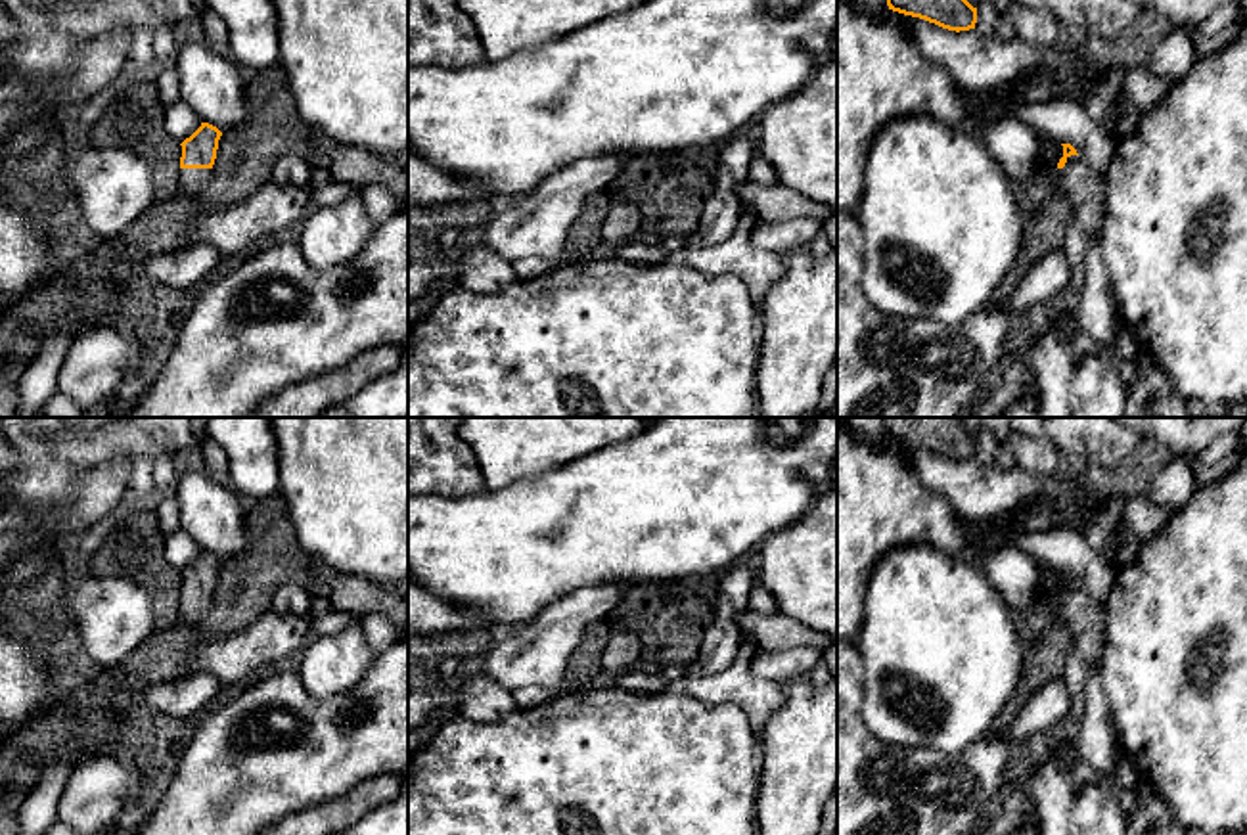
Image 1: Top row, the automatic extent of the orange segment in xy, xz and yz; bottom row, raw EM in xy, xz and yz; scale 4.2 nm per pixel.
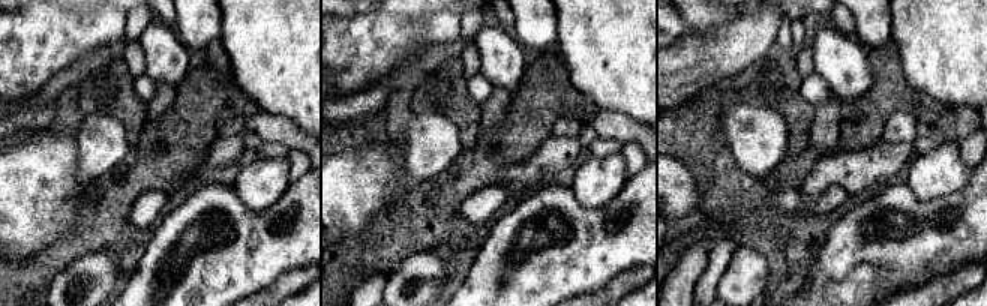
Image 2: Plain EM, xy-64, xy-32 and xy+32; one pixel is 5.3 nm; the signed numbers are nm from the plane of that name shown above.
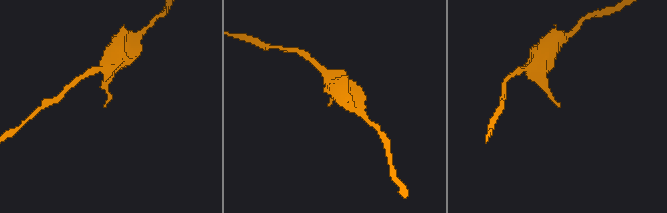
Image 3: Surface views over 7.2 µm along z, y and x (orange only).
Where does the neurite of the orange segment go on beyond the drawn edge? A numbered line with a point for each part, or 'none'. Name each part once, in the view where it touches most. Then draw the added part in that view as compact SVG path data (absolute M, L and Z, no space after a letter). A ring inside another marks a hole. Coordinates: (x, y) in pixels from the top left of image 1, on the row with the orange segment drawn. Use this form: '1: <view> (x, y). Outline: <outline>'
1: xy (190, 180). Outline: M180 169L178 172L178 192L188 195L201 195L213 176L213 169Z

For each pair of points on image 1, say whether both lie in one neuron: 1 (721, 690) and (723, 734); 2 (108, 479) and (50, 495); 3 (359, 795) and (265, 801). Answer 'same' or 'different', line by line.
1: different
2: different
3: different

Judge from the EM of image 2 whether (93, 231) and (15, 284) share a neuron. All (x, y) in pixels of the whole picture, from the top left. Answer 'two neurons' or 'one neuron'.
one neuron

